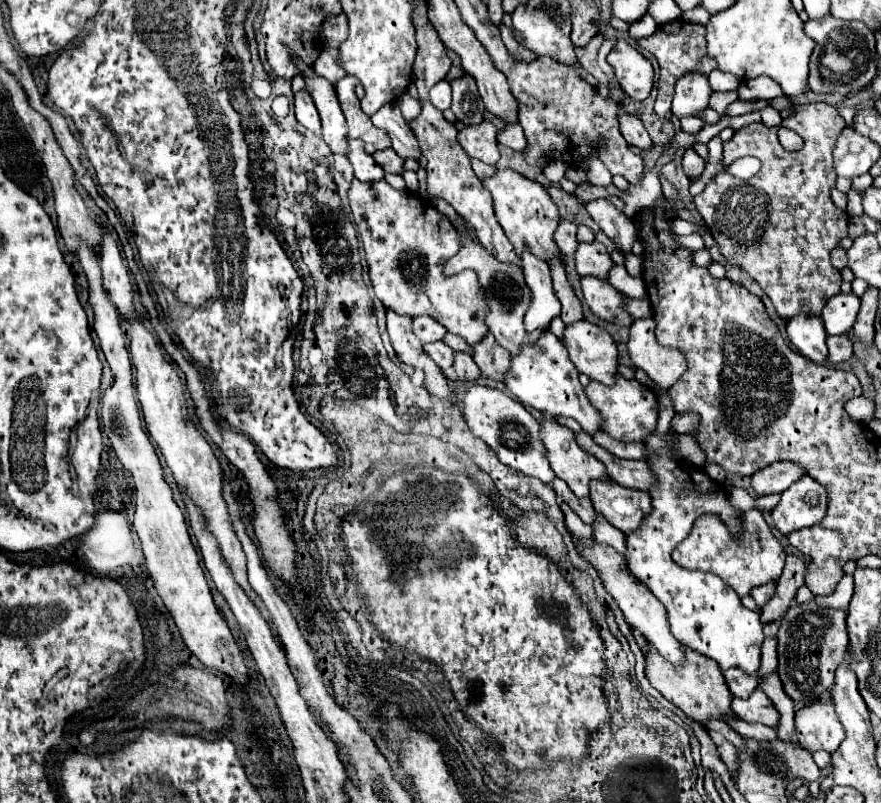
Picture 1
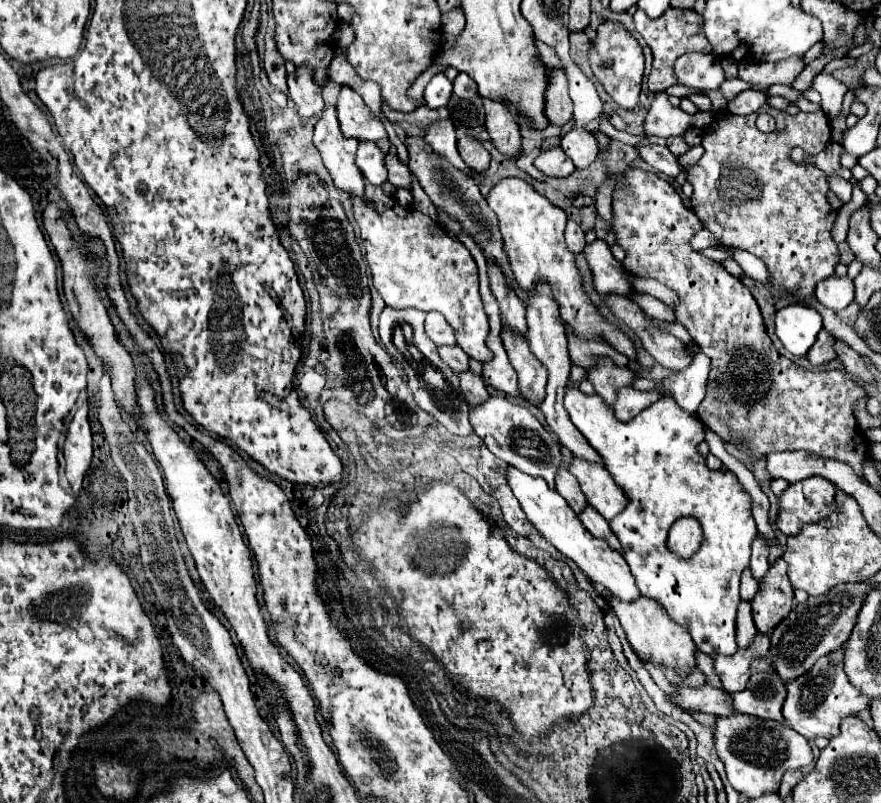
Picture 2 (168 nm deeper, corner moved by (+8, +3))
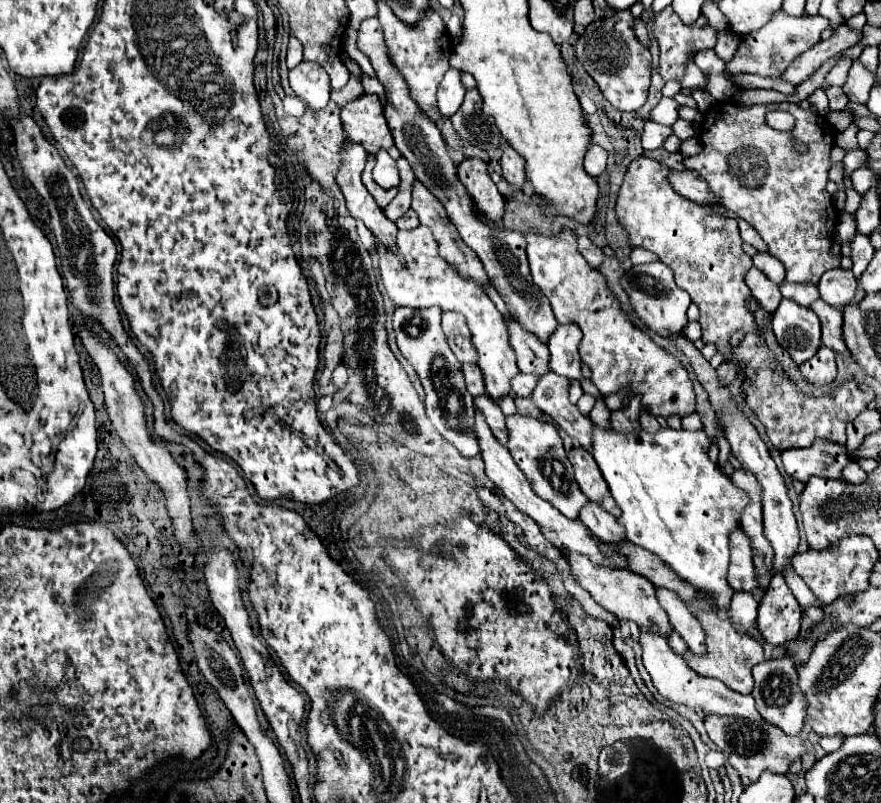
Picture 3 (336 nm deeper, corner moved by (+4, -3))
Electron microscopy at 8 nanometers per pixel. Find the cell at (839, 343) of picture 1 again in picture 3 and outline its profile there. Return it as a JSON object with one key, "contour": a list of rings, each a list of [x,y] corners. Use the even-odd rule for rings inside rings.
{"contour":[[[822,345],[822,347],[818,349],[818,353],[816,353],[812,359],[808,359],[806,363],[802,363],[798,369],[800,369],[800,375],[802,375],[808,383],[812,383],[812,385],[816,385],[816,387],[828,385],[828,383],[832,383],[832,381],[836,379],[834,351],[828,349],[826,345]]]}

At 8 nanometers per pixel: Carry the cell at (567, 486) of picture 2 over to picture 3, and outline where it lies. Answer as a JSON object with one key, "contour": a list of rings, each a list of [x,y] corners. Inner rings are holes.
{"contour":[[[586,503],[586,507],[582,507],[582,523],[588,525],[588,529],[602,541],[606,543],[614,543],[614,541],[626,541],[626,533],[622,533],[622,527],[618,525],[616,517],[610,515],[608,511],[604,511],[602,507],[598,507],[596,503]]]}

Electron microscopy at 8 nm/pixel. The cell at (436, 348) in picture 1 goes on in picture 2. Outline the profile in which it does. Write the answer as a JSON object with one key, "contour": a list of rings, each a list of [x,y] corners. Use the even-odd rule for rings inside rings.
{"contour":[[[442,345],[442,347],[438,347],[438,355],[454,373],[468,369],[468,355],[458,345],[452,345],[452,347]]]}

